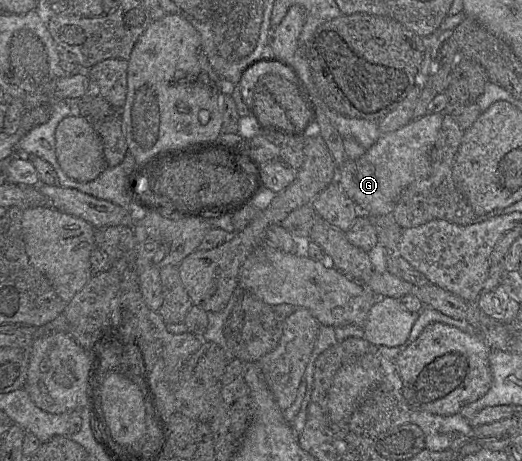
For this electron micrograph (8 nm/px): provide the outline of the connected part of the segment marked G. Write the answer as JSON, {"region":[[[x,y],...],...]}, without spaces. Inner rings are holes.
{"region":[[[429,113],[413,119],[405,126],[386,134],[358,159],[347,159],[337,167],[342,191],[355,202],[363,215],[376,218],[391,215],[403,190],[430,174],[430,152],[438,137],[443,113]]]}

